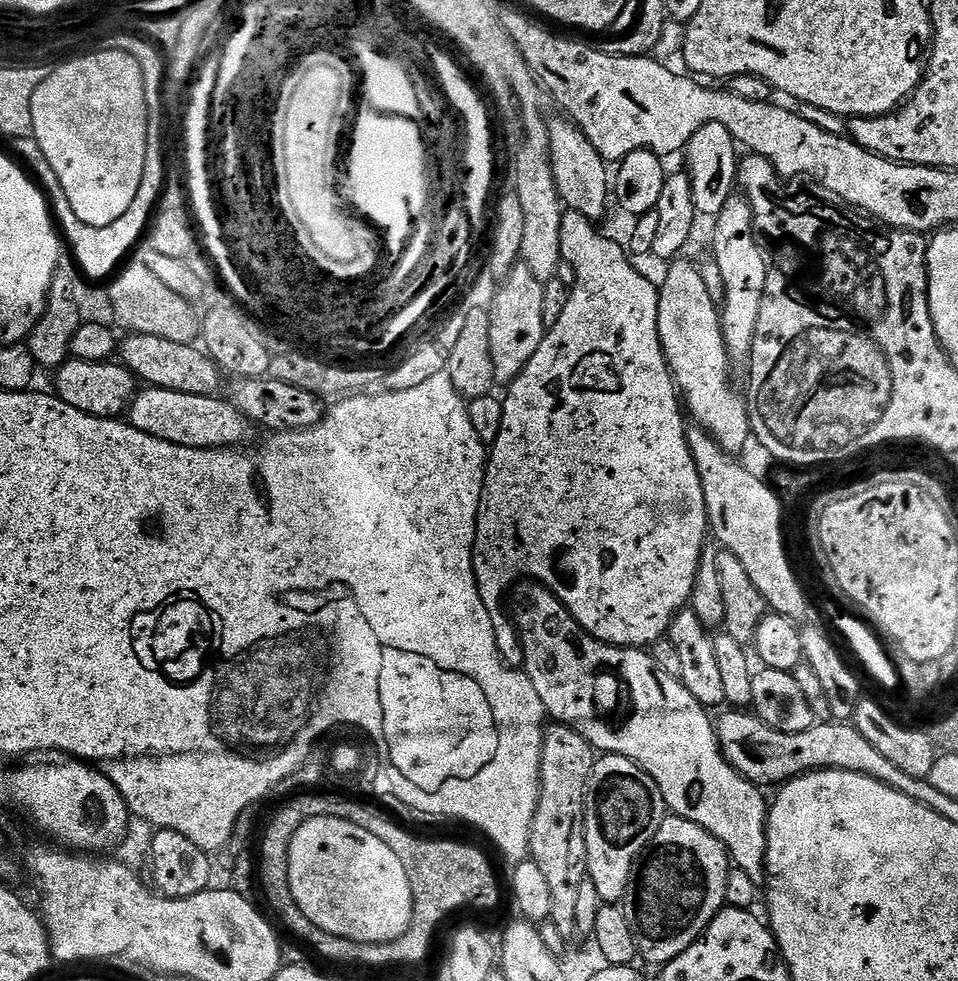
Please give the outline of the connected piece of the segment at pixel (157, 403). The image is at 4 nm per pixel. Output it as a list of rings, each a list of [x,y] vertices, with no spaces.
[[[144,386],[137,391],[127,409],[127,419],[138,429],[154,438],[162,438],[166,442],[174,442],[178,446],[191,448],[230,448],[243,445],[243,440],[254,430],[250,421],[227,399],[219,400],[219,395],[199,396],[198,394],[182,394],[178,390],[153,388]]]

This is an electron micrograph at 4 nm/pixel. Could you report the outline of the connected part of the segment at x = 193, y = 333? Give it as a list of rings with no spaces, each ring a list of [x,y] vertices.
[[[142,260],[133,262],[117,273],[107,289],[117,325],[124,326],[128,328],[127,331],[137,335],[166,338],[167,341],[193,345],[200,336],[200,320],[192,310],[191,301],[163,285]]]

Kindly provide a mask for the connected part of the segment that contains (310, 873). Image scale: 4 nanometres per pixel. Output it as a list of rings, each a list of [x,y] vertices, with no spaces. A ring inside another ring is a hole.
[[[340,814],[315,816],[296,828],[286,855],[288,891],[302,914],[306,914],[306,918],[310,918],[310,922],[326,934],[363,944],[389,944],[407,934],[412,925],[412,892],[406,872],[402,862],[398,862],[398,854],[394,854],[382,838],[374,838],[370,830],[362,830],[354,826],[354,822],[346,822]]]

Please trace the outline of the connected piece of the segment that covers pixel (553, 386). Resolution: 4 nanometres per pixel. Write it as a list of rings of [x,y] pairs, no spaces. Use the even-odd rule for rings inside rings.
[[[568,210],[560,217],[560,258],[561,260],[570,262],[570,264],[574,266],[576,281],[570,287],[568,301],[566,302],[561,318],[559,318],[558,322],[555,322],[552,328],[545,331],[543,342],[538,346],[537,352],[530,358],[520,376],[511,384],[507,385],[506,392],[508,392],[508,396],[505,395],[503,397],[504,413],[502,414],[502,430],[498,430],[498,438],[491,444],[490,455],[486,460],[484,489],[482,490],[482,502],[480,503],[478,518],[476,519],[476,537],[474,538],[474,554],[472,555],[472,561],[474,562],[476,581],[478,582],[478,594],[482,594],[482,602],[486,606],[486,610],[494,622],[494,638],[496,639],[496,645],[500,651],[500,659],[509,666],[515,665],[518,660],[518,629],[515,623],[510,622],[509,617],[507,620],[507,618],[500,613],[500,603],[504,600],[504,591],[506,591],[508,587],[511,589],[513,585],[517,583],[515,580],[518,579],[519,576],[528,576],[524,578],[538,584],[543,584],[545,588],[549,588],[551,592],[567,606],[568,612],[579,622],[580,627],[585,628],[596,640],[601,640],[604,644],[612,644],[615,648],[638,648],[644,650],[655,644],[657,640],[661,639],[661,637],[667,633],[672,619],[680,612],[681,608],[689,603],[691,592],[694,590],[695,575],[698,574],[699,562],[702,558],[703,546],[710,534],[706,498],[703,497],[702,478],[699,477],[698,466],[695,465],[695,460],[692,457],[690,446],[687,442],[688,428],[686,427],[686,423],[684,424],[684,416],[686,420],[686,414],[682,409],[682,400],[678,395],[676,382],[672,378],[671,370],[668,369],[668,359],[664,356],[664,348],[660,344],[660,335],[658,334],[658,302],[660,301],[660,293],[657,285],[655,283],[652,285],[651,282],[631,264],[633,261],[630,259],[625,245],[623,243],[620,245],[618,241],[611,240],[608,236],[603,236],[596,227],[597,225],[584,217],[582,213]]]

